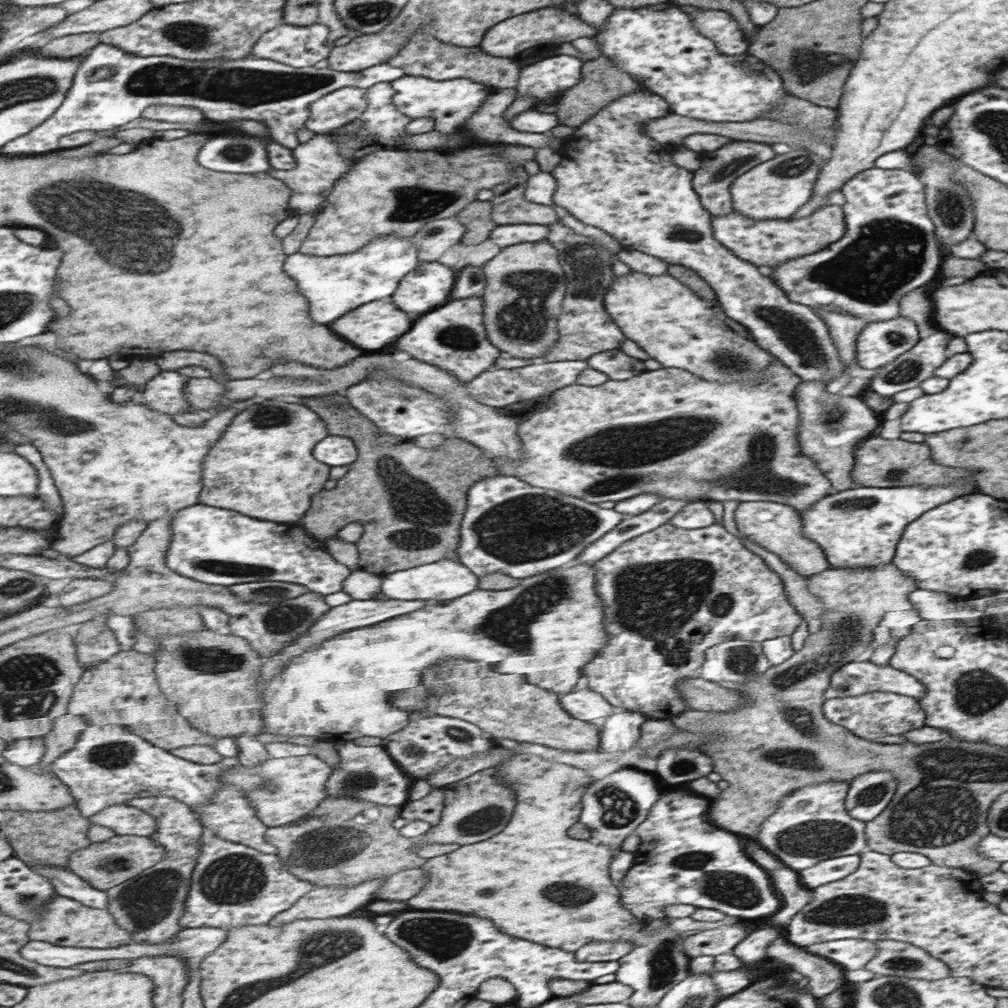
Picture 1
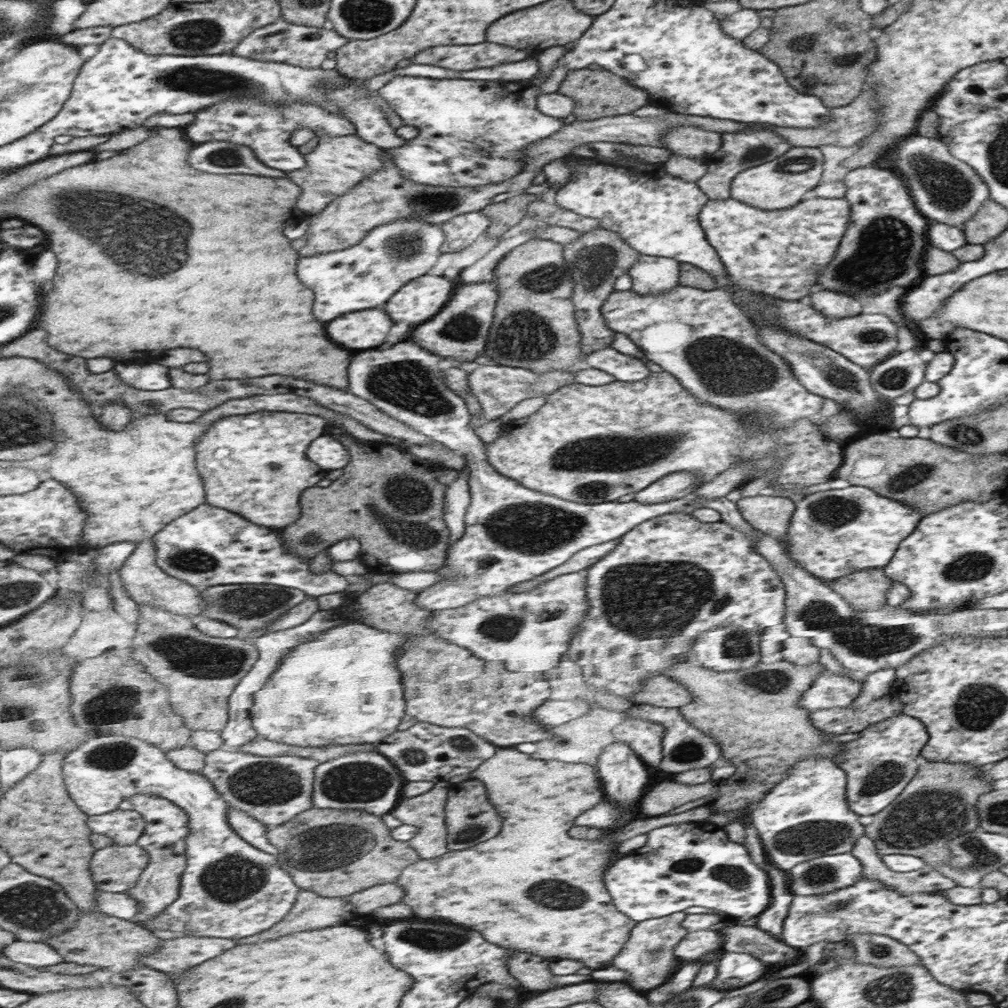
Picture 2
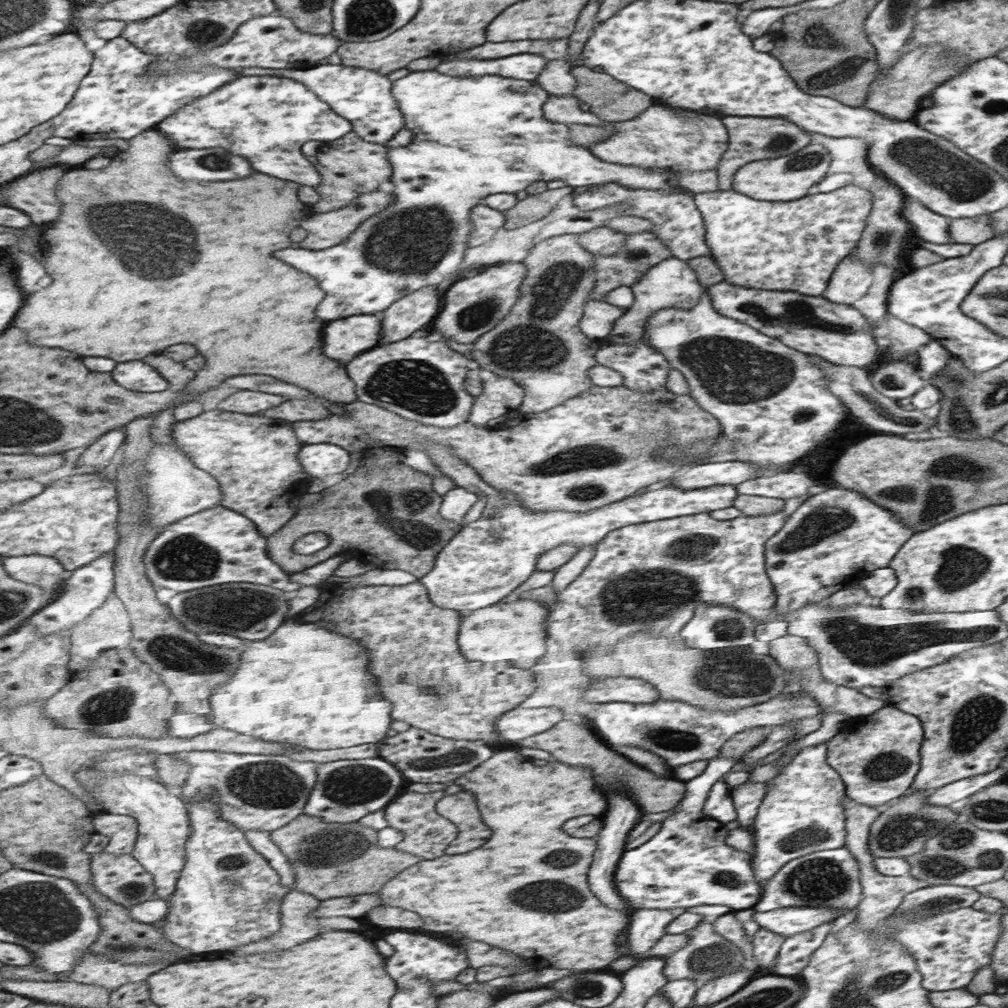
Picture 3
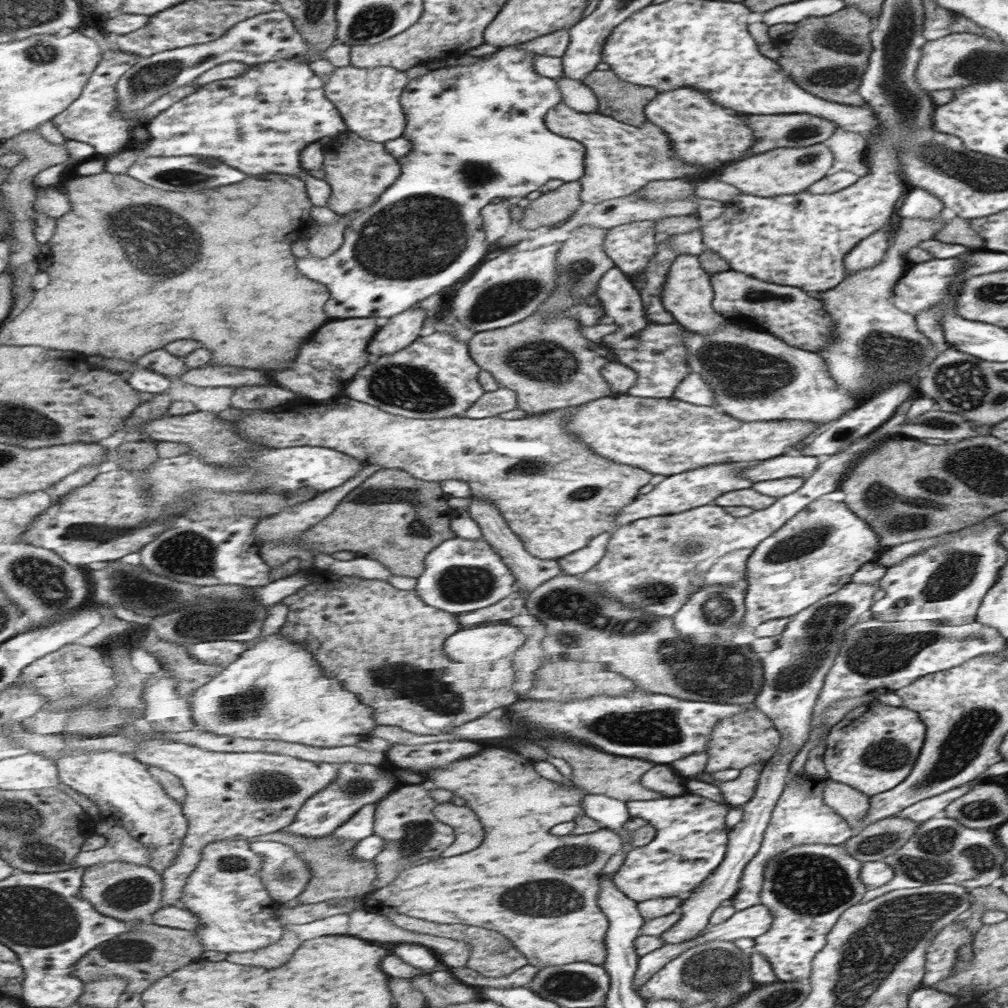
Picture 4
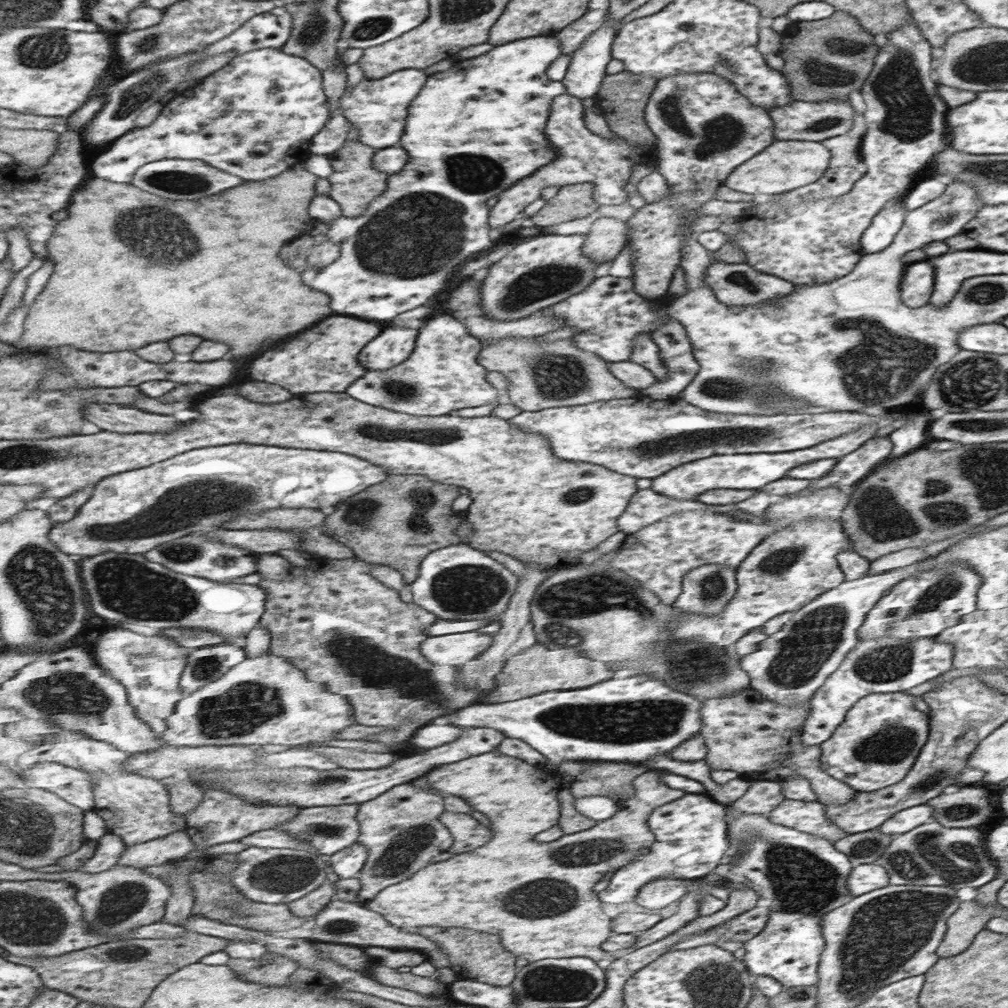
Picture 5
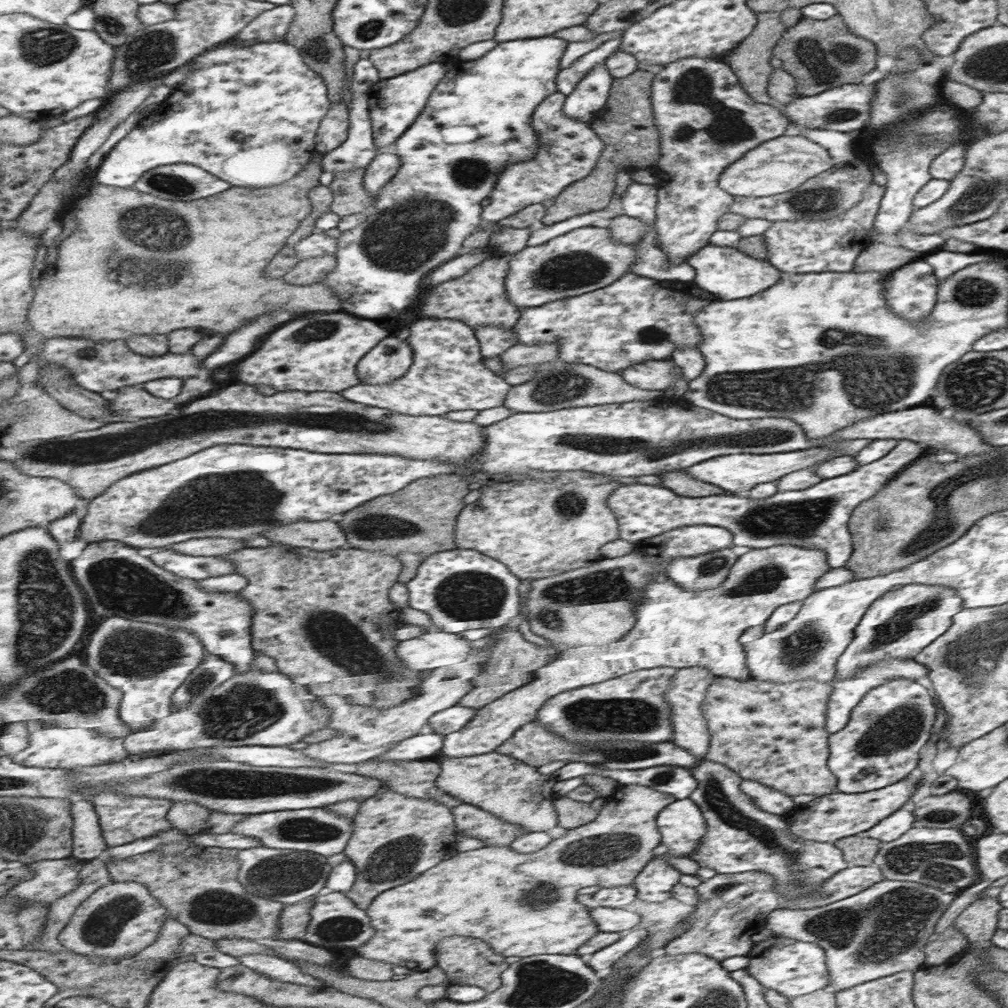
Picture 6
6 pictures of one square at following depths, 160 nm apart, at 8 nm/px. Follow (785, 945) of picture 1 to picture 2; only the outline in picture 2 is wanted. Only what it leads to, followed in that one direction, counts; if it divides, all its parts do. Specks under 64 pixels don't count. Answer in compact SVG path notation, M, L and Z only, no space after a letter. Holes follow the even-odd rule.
M728 925L719 930L722 934L722 950L725 953L747 953L766 965L790 964L798 949L787 946L781 940L759 930L756 926Z

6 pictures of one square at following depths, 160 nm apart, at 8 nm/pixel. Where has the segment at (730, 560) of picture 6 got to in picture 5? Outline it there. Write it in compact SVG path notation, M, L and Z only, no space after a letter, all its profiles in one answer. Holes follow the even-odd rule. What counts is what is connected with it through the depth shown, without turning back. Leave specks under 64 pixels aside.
M718 564L698 566L684 574L683 592L672 604L681 612L702 616L719 614L736 593L733 568L721 568Z

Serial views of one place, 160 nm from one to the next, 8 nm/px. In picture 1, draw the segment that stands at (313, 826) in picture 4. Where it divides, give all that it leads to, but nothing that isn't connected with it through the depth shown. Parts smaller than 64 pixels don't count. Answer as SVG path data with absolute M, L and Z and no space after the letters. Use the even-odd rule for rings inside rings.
M347 741L341 744L339 750L341 763L333 768L332 777L328 782L327 798L353 798L353 800L361 800L361 802L371 802L383 806L402 806L405 803L410 784L413 778L410 778L401 770L386 754L380 746L358 746Z

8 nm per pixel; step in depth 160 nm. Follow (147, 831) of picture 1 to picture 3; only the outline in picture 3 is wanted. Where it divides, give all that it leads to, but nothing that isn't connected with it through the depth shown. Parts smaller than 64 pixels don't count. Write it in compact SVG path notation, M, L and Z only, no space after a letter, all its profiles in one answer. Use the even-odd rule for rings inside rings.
M103 812L94 817L96 832L110 838L104 850L108 853L131 854L138 841L138 820L134 816Z

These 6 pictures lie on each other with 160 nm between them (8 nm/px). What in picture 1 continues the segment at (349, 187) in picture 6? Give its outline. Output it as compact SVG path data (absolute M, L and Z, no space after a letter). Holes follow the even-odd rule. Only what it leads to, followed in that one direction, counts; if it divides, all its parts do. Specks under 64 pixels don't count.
M331 134L315 135L305 144L300 144L296 147L295 157L297 166L294 169L279 170L271 167L268 173L288 183L288 187L292 190L290 205L299 214L307 214L307 212L316 214L327 200L338 178L357 162L354 158L345 158L340 153L340 146Z

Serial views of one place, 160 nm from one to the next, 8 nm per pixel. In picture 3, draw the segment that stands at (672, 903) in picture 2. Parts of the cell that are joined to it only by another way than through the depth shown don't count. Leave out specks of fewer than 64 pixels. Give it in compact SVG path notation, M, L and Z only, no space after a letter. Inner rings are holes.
M711 758L707 761L707 765L705 770L696 776L692 780L689 780L685 784L685 795L679 802L679 806L677 808L673 808L673 814L669 816L669 818L665 818L663 822L661 822L661 828L659 828L659 832L652 836L649 840L645 843L638 846L636 849L625 849L621 853L621 857L619 858L619 862L617 862L617 866L615 868L615 872L613 872L614 878L614 887L618 895L630 906L630 908L637 909L637 908L657 908L659 910L669 910L669 909L676 909L676 908L683 908L684 910L690 908L691 906L699 906L699 904L721 904L721 906L727 906L730 909L730 912L736 912L738 910L745 910L746 908L752 908L753 905L756 904L757 901L760 900L759 898L759 884L757 884L756 877L753 875L752 872L752 861L751 856L749 853L745 851L738 851L734 848L728 847L725 844L725 837L728 835L730 831L727 826L725 826L721 822L717 822L716 820L709 819L706 815L704 810L701 810L703 807L703 803L705 798L708 796L706 795L707 792L711 789L711 784L714 784L716 780L722 778L723 774L727 774L727 772L735 769L736 766L733 762L739 763L739 761L731 760L731 758Z

